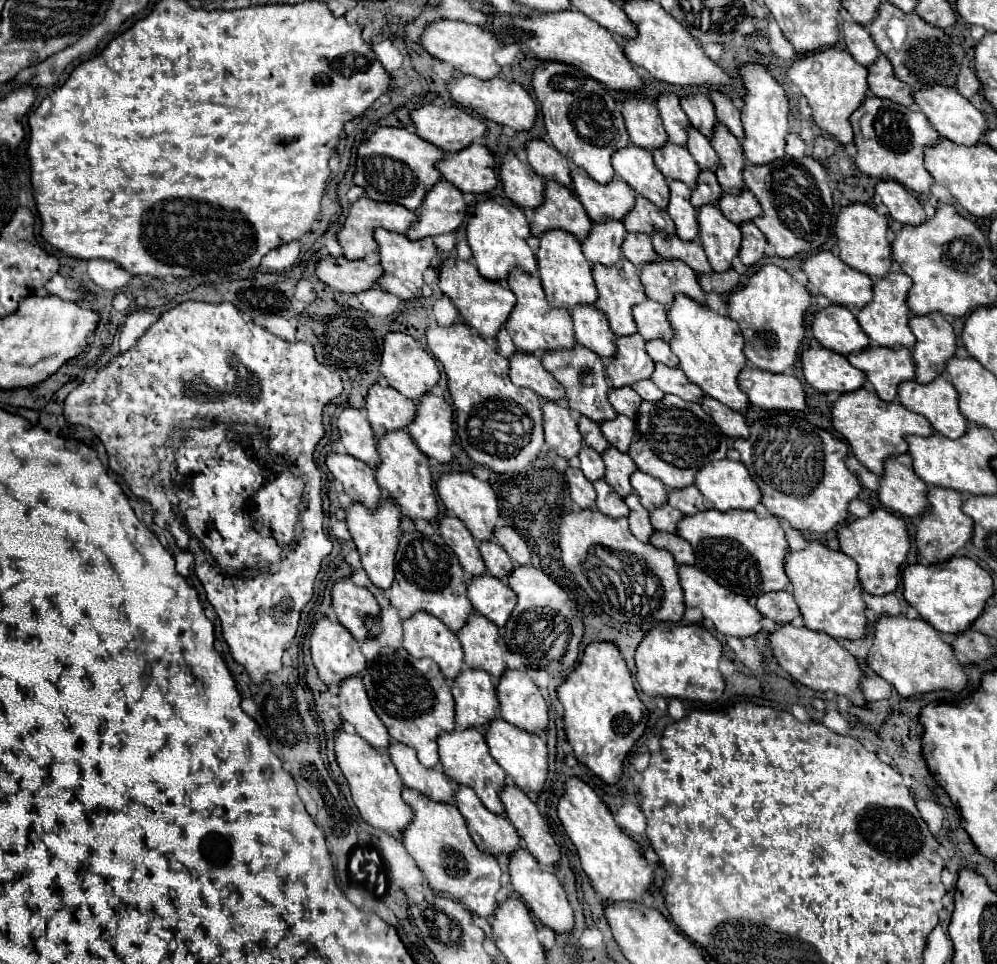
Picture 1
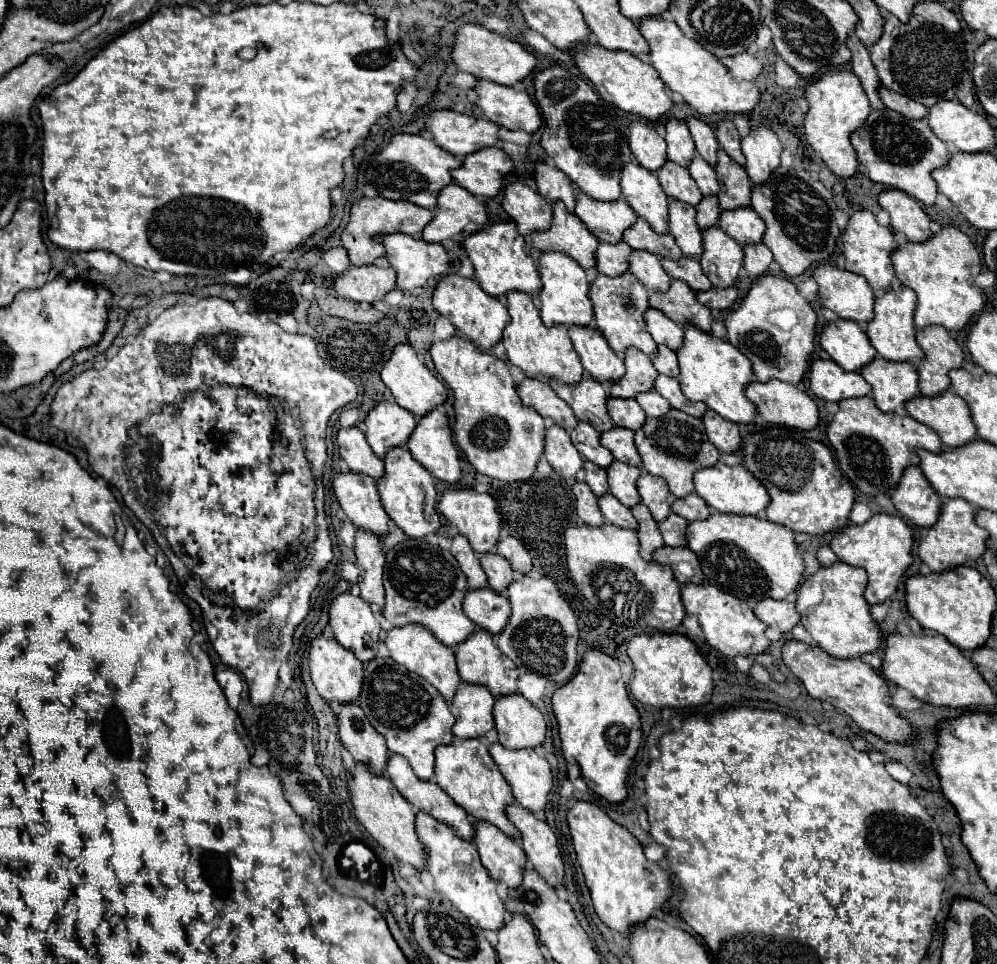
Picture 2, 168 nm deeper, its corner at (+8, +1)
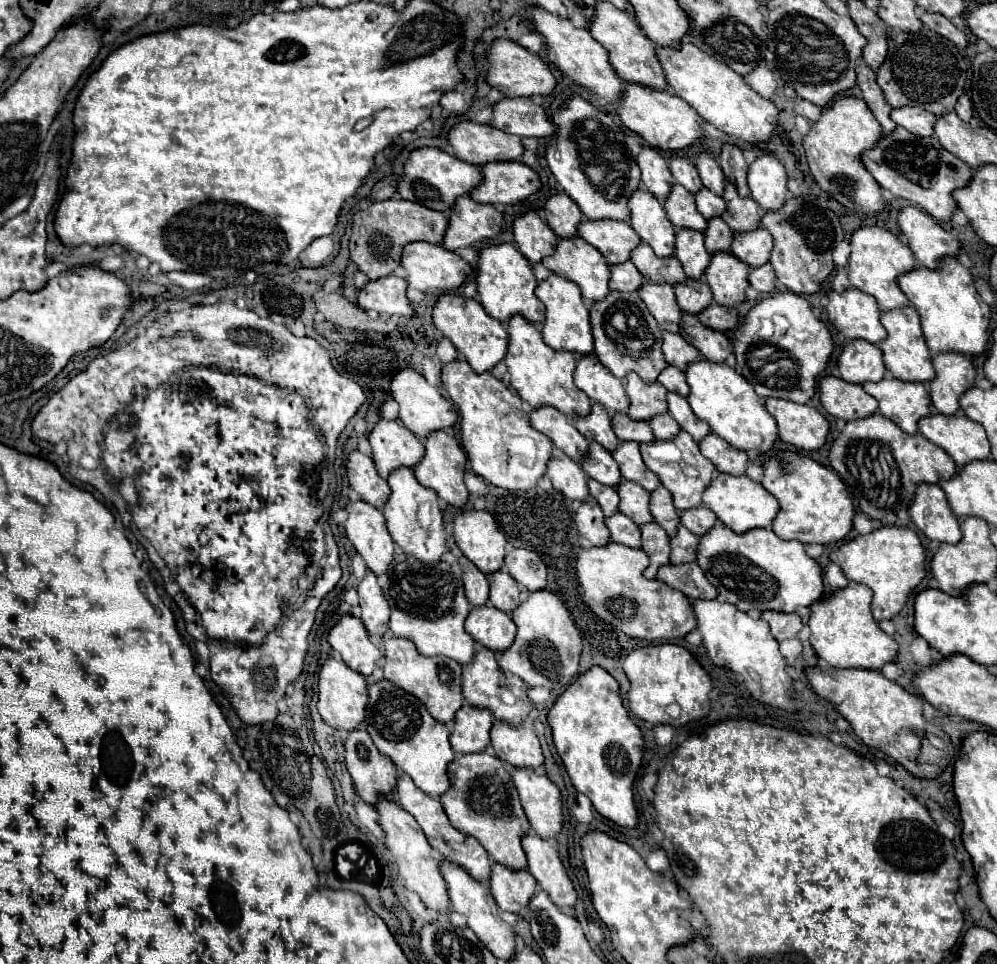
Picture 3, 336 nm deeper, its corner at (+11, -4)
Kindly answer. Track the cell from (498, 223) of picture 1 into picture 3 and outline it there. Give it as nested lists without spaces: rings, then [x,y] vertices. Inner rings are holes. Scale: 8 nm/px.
[[[504,243],[504,245],[482,249],[480,261],[478,261],[476,283],[478,283],[480,303],[490,317],[494,317],[502,323],[512,319],[514,315],[522,315],[530,323],[542,323],[544,321],[544,305],[534,295],[534,289],[538,283],[534,279],[532,265],[514,245]]]

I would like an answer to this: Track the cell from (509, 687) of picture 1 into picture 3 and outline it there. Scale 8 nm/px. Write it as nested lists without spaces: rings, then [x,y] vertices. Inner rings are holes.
[[[494,721],[492,727],[492,747],[496,757],[500,757],[510,767],[538,769],[544,763],[540,741],[534,729],[510,727],[504,721]]]

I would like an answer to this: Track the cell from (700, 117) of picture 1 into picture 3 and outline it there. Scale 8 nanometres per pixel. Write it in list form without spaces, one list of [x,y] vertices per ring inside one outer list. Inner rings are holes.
[[[700,149],[696,167],[698,167],[698,173],[700,173],[700,179],[702,179],[704,187],[710,189],[716,195],[722,195],[724,193],[724,181],[726,181],[726,177],[724,177],[722,169],[718,167],[718,163],[704,149]]]

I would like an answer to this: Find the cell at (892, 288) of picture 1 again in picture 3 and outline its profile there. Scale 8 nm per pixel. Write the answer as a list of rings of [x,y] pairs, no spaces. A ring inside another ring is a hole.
[[[908,305],[908,307],[894,309],[890,313],[882,313],[880,321],[882,321],[884,329],[888,331],[886,341],[880,343],[886,369],[890,371],[888,375],[892,375],[894,379],[900,379],[900,381],[910,381],[910,383],[932,381],[936,377],[936,373],[932,367],[932,355],[924,343],[924,335],[920,329],[920,317],[918,317],[916,309],[912,305]]]

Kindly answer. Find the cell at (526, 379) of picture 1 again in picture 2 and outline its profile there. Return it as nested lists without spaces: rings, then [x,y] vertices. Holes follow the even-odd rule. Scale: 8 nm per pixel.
[[[523,378],[517,384],[517,392],[519,392],[519,398],[525,402],[525,406],[535,408],[543,418],[551,418],[555,424],[563,426],[565,430],[571,430],[577,426],[577,418],[573,410],[543,380]]]

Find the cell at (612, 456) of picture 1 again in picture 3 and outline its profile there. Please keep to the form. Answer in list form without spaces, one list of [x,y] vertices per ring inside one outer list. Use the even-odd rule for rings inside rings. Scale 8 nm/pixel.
[[[624,479],[616,487],[616,491],[620,495],[620,513],[630,517],[636,525],[646,525],[654,521],[650,513],[650,493],[646,489]]]

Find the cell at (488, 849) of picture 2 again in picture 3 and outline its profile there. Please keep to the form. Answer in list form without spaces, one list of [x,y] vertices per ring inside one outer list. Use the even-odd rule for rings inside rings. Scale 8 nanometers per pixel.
[[[492,865],[490,893],[502,911],[518,915],[538,891],[538,883],[528,871],[512,871],[504,865]]]

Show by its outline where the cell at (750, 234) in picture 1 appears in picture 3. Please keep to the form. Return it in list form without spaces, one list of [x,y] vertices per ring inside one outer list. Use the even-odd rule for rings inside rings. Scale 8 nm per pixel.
[[[770,263],[762,265],[762,267],[756,267],[756,269],[750,269],[750,285],[758,291],[758,293],[772,293],[776,291],[776,285],[774,285],[774,269]]]

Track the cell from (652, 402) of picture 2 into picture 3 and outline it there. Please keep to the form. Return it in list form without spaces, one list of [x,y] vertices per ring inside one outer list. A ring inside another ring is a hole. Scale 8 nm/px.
[[[668,413],[654,417],[654,419],[650,421],[650,427],[654,429],[656,439],[666,439],[666,441],[668,441],[670,437],[674,437],[674,433],[680,433],[680,431],[682,431],[682,427],[680,427]]]

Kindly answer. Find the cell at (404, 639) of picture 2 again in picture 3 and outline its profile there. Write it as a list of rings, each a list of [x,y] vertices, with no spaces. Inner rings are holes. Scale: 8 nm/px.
[[[392,637],[384,641],[384,677],[388,681],[394,681],[402,691],[418,697],[426,705],[428,713],[436,721],[442,721],[444,725],[452,723],[456,711],[464,705],[462,703],[462,665],[448,657],[424,657],[406,639]]]

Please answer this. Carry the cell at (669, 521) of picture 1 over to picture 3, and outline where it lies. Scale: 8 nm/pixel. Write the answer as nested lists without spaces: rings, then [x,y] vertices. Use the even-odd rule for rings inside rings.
[[[680,525],[678,535],[674,539],[670,539],[670,545],[672,545],[670,561],[672,561],[672,565],[682,565],[682,563],[696,561],[698,541],[700,541],[700,537],[696,537],[684,525]]]

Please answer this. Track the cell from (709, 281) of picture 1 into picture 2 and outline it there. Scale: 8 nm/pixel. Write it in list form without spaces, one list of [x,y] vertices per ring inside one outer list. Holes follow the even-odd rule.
[[[711,288],[709,292],[697,292],[697,300],[711,310],[727,310],[737,300],[737,288]]]

